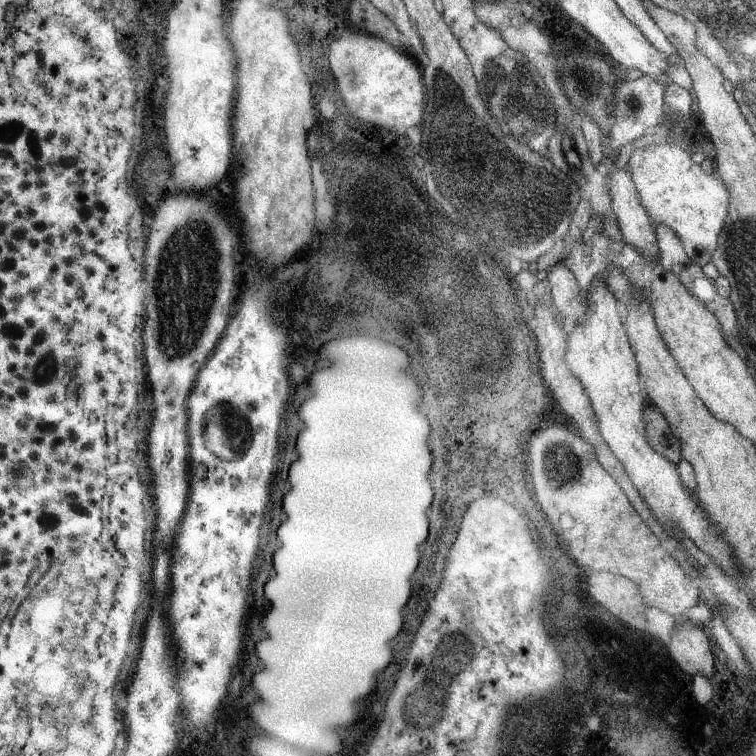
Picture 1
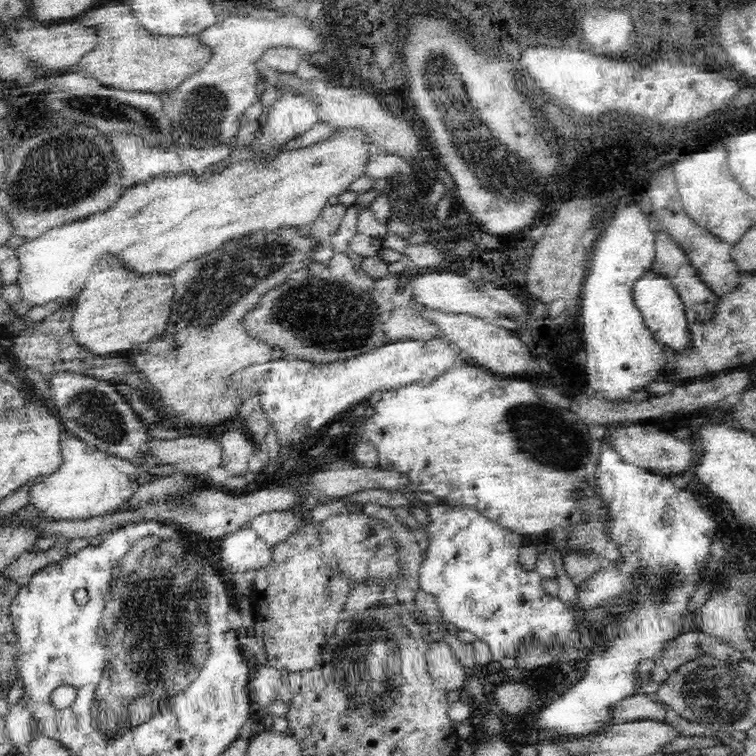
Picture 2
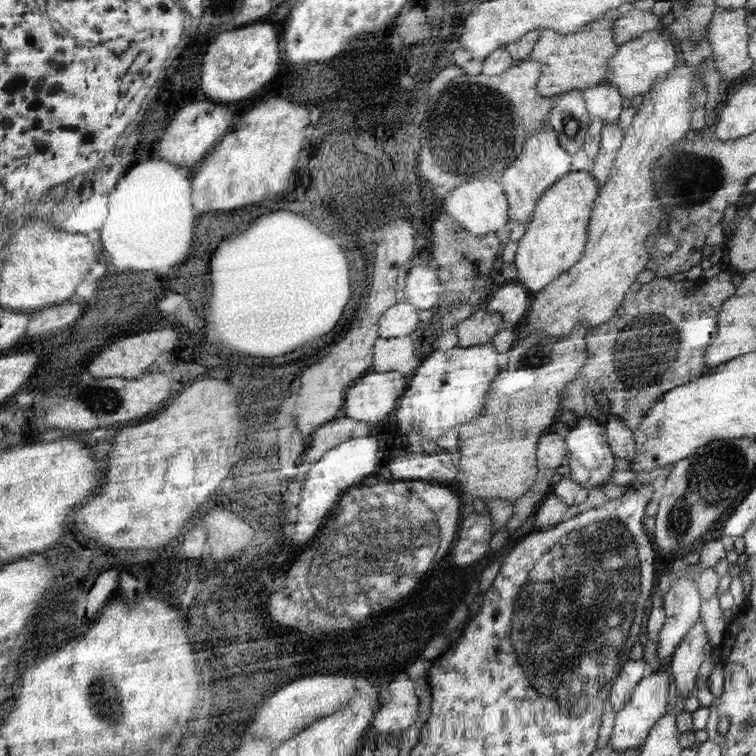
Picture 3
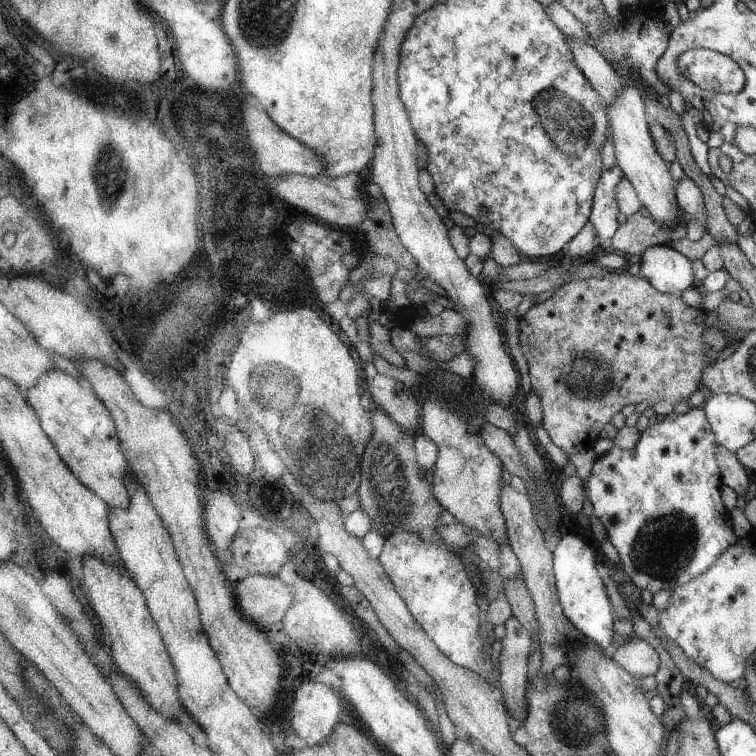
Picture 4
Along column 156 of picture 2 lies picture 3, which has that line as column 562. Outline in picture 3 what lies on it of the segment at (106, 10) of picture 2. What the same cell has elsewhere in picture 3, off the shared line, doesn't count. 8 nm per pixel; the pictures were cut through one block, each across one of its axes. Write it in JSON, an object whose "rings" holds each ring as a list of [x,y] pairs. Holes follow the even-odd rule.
{"rings":[[[611,8],[605,16],[601,16],[601,20],[595,20],[577,34],[563,36],[559,32],[545,30],[545,34],[541,36],[533,50],[533,58],[529,58],[543,64],[543,74],[539,80],[541,94],[547,98],[561,96],[573,90],[583,90],[589,94],[597,86],[605,84],[609,76],[609,64],[619,54],[621,48],[621,44],[615,38],[615,26],[619,18],[623,18],[623,14],[617,8]]]}

